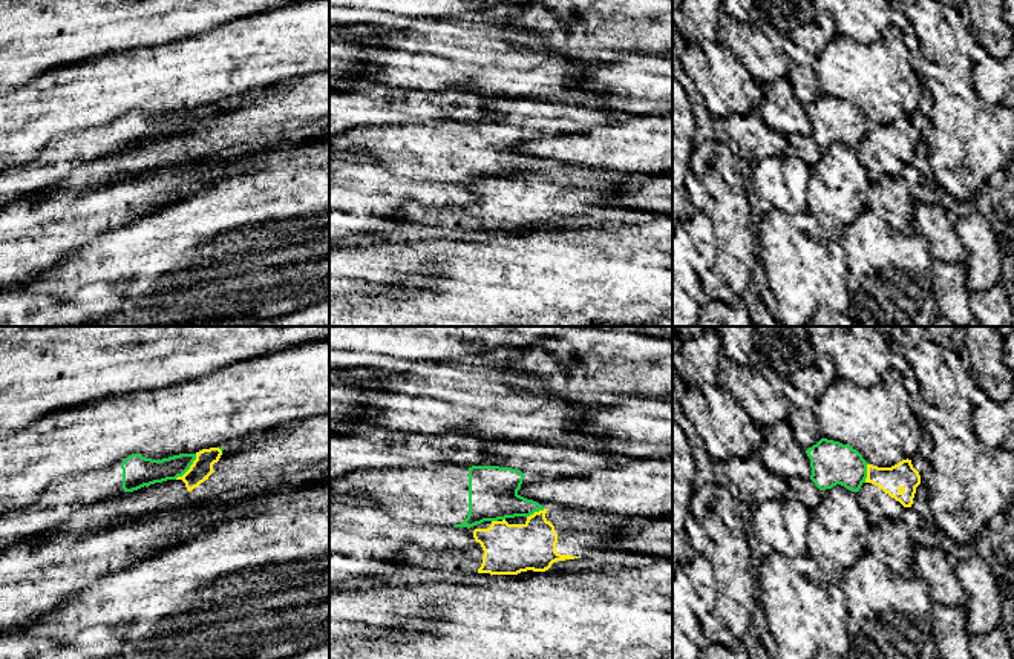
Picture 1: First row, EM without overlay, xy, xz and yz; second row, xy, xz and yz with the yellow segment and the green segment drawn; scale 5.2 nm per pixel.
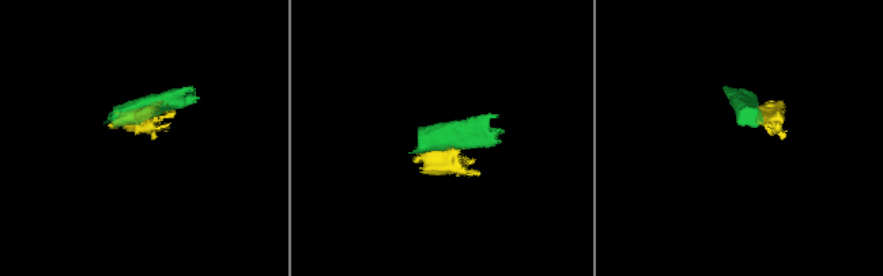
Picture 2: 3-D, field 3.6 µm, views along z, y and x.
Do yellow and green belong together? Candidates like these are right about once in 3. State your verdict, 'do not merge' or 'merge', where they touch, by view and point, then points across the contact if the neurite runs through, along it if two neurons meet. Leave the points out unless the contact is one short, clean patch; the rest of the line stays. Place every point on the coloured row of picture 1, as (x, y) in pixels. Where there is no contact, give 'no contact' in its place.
do not merge | xy (190, 468)

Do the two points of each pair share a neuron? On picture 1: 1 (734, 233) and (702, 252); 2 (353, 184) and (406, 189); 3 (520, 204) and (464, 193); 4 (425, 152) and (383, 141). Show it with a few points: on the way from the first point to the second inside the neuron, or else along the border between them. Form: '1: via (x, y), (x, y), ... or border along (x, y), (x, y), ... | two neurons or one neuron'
1: border along (700, 210), (713, 226), (714, 272), (722, 279) | two neurons
2: via (366, 189), (392, 189) | one neuron
3: border along (469, 186), (475, 196) | two neurons
4: via (414, 152), (394, 147) | one neuron

